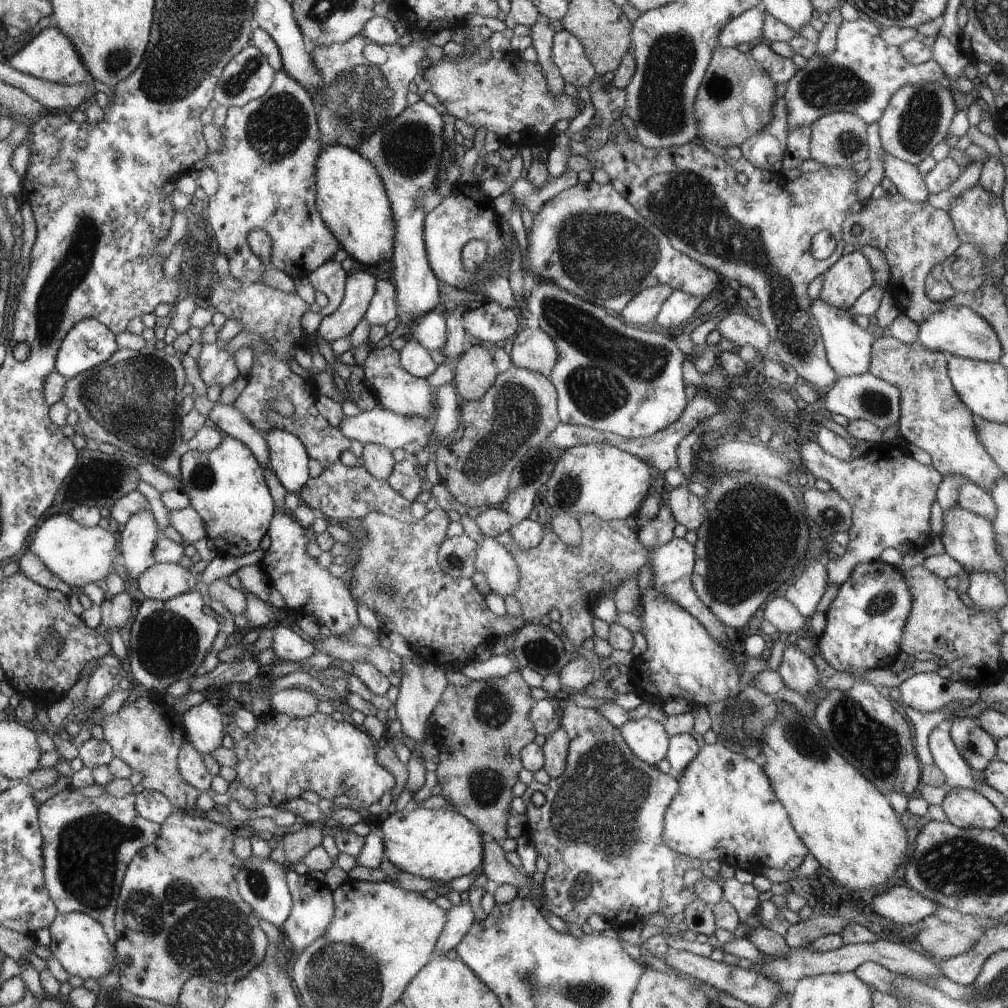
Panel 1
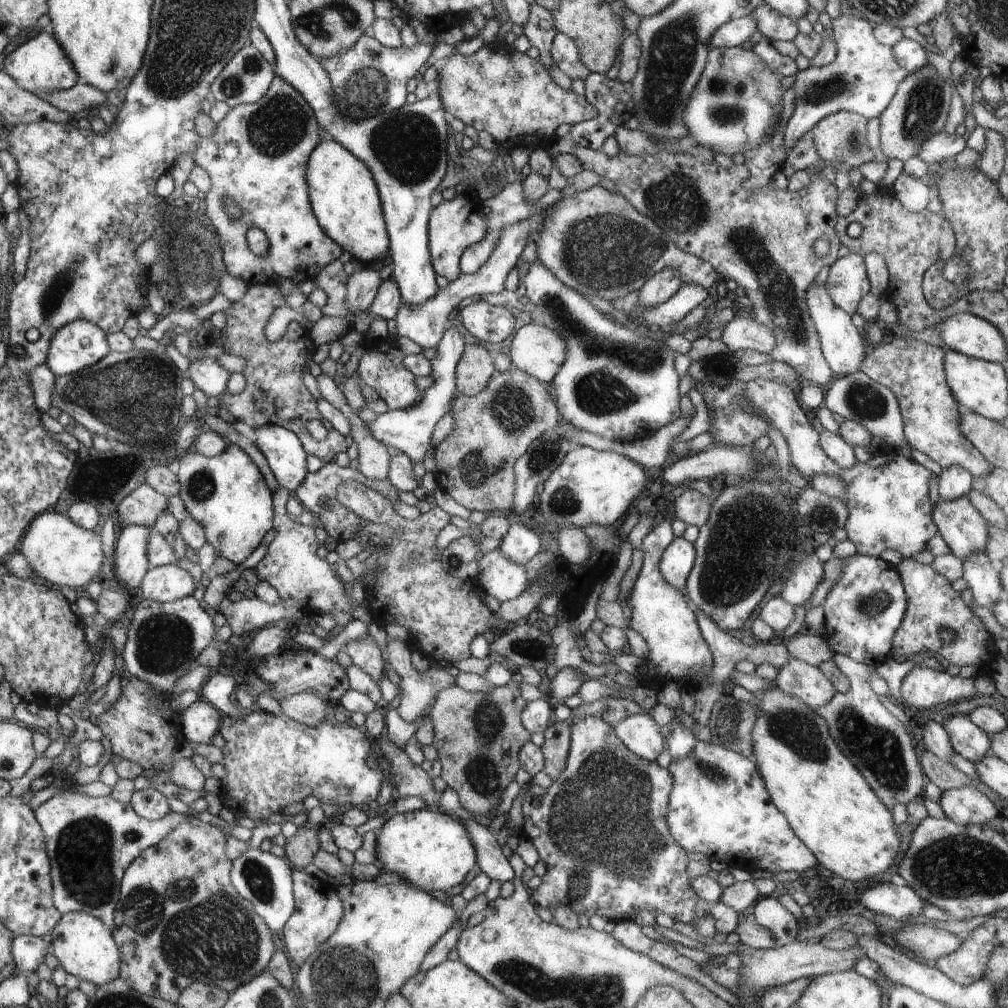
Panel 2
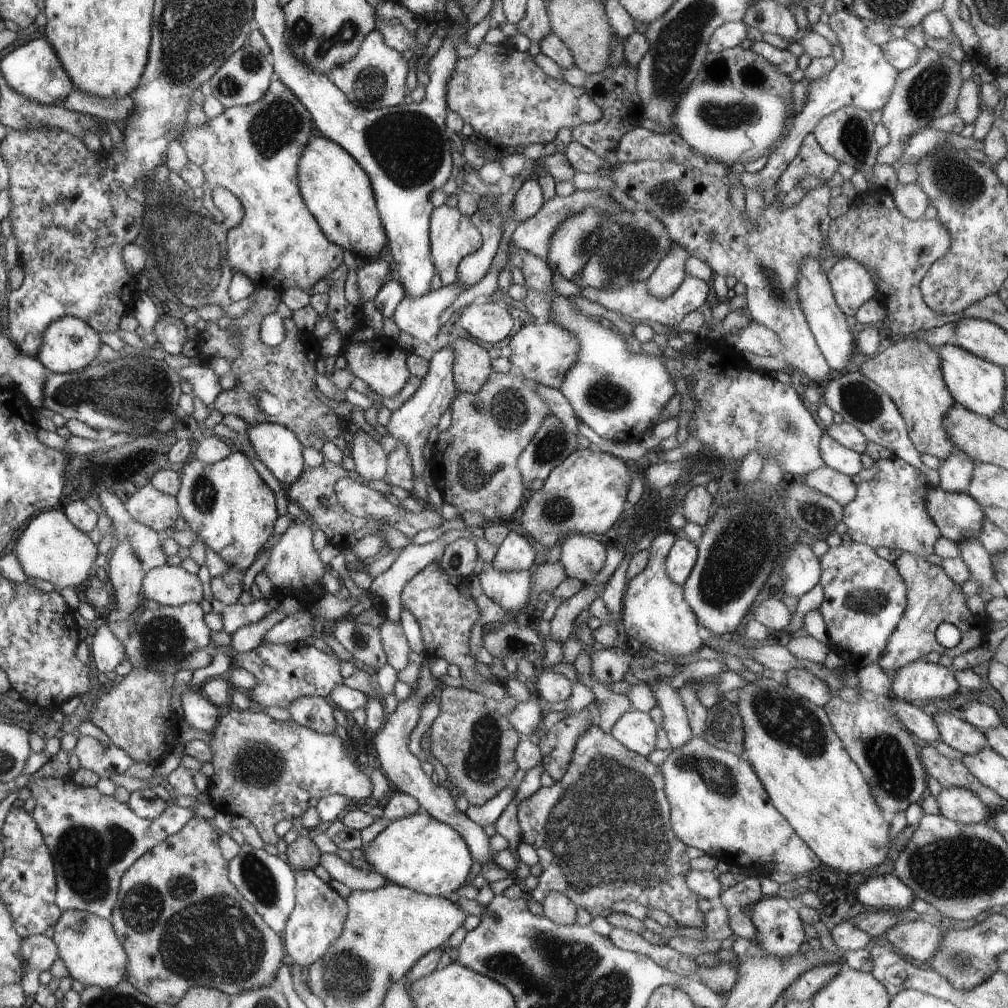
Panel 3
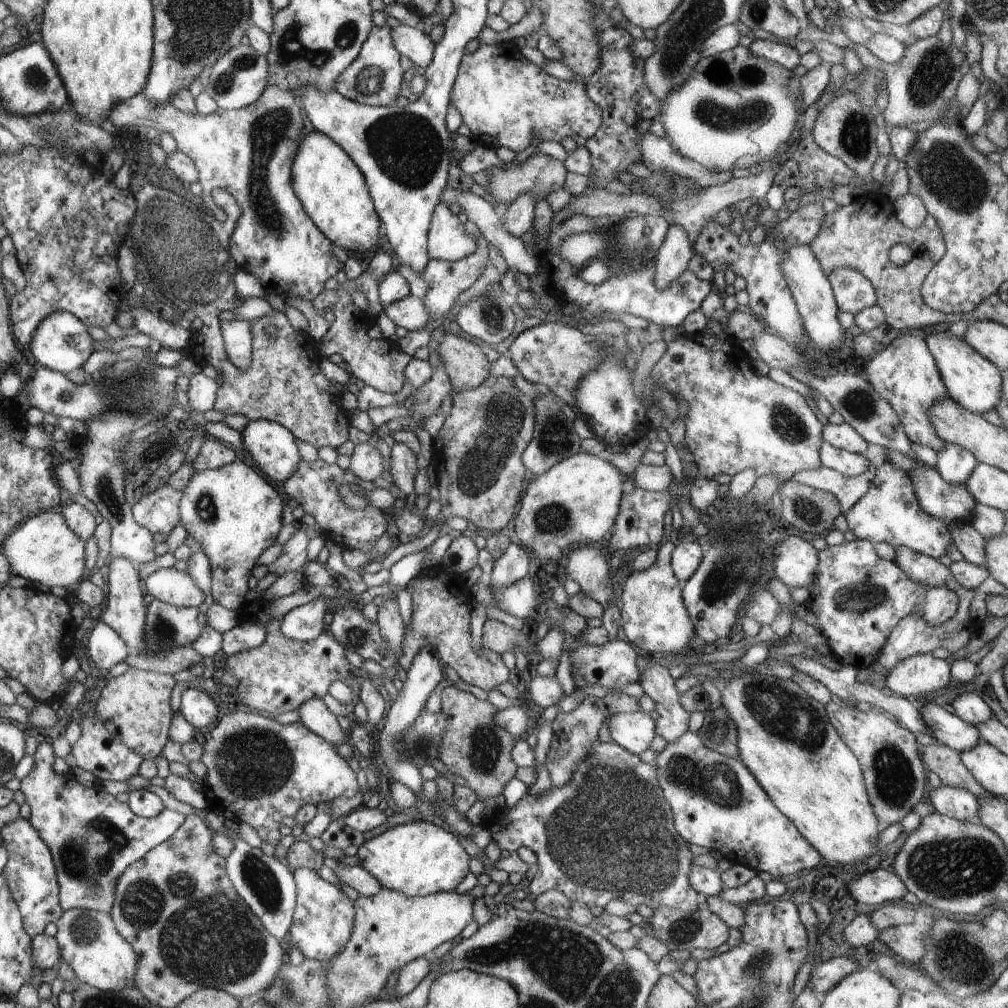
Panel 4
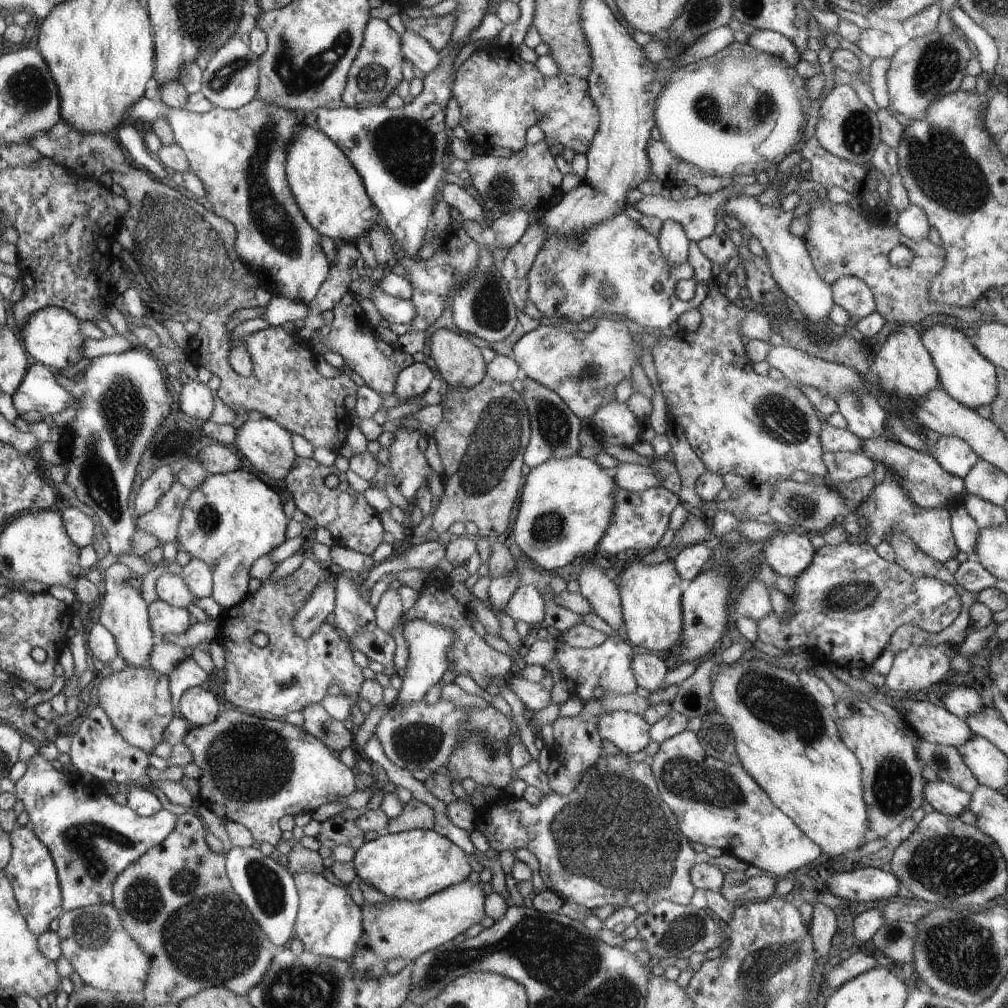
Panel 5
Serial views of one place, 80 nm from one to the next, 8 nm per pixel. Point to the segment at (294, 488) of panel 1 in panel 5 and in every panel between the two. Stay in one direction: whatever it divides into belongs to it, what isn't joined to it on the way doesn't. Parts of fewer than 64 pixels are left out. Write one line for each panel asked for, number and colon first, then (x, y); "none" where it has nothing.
2: (284, 454)
3: (276, 446)
4: (270, 445)
5: (265, 446)

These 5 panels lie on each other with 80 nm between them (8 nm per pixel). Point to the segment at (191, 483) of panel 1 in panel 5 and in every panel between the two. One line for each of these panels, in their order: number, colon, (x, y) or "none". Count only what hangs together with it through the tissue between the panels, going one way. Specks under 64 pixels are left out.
2: (227, 495)
3: (227, 504)
4: (233, 513)
5: (233, 519)

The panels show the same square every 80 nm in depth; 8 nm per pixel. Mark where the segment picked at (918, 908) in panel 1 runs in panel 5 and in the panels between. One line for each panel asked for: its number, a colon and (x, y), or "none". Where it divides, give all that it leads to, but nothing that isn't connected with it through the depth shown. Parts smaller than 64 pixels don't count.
2: (896, 899)
3: (887, 891)
4: (880, 886)
5: (864, 884)

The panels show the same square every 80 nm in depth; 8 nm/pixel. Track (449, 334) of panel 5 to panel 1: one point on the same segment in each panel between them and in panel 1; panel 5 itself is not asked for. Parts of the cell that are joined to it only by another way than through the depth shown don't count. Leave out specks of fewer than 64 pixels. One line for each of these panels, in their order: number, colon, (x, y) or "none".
1: (475, 371)
2: (475, 368)
3: (472, 366)
4: (466, 364)

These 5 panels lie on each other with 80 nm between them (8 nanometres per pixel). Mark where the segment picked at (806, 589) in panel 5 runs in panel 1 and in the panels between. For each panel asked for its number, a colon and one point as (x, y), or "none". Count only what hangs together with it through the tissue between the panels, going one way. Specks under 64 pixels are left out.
1: (865, 622)
2: (863, 610)
3: (864, 599)
4: (858, 597)

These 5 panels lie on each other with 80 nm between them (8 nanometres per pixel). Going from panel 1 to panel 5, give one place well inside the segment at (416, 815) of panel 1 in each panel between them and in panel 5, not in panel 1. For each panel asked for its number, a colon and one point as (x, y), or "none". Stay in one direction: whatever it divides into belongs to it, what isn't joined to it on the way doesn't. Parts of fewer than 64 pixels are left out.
2: (433, 851)
3: (420, 853)
4: (418, 858)
5: (412, 865)

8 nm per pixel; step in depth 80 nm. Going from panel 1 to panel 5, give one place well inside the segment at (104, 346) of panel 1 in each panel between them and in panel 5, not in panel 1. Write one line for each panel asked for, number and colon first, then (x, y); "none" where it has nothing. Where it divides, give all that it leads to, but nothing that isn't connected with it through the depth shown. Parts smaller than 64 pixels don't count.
2: (80, 344)
3: (68, 344)
4: (62, 343)
5: (51, 336)

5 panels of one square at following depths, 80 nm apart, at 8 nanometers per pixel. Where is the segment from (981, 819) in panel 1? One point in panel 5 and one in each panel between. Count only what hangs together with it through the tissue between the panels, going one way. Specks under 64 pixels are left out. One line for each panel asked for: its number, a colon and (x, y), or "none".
2: (965, 805)
3: (958, 804)
4: (957, 803)
5: (940, 796)

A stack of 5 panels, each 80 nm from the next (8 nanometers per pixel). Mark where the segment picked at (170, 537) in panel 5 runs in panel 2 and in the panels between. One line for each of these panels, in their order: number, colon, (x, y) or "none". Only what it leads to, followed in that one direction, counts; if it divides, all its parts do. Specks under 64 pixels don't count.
2: (143, 506)
3: (158, 510)
4: (159, 512)

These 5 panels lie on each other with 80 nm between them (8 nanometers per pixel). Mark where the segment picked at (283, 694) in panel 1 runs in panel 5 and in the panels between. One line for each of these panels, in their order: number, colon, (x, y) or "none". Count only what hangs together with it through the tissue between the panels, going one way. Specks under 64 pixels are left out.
2: (307, 708)
3: (315, 712)
4: (313, 713)
5: (333, 734)

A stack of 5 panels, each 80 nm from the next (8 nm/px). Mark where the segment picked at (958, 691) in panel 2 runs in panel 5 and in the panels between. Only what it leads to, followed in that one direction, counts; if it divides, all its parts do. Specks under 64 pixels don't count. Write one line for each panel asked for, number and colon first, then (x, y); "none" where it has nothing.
3: (921, 679)
4: (921, 674)
5: (915, 669)

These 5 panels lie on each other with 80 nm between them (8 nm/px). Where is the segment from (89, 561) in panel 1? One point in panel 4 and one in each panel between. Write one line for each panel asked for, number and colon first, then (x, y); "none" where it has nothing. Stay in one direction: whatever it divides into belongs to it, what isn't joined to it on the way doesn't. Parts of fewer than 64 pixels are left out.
2: (60, 551)
3: (51, 548)
4: (44, 549)

